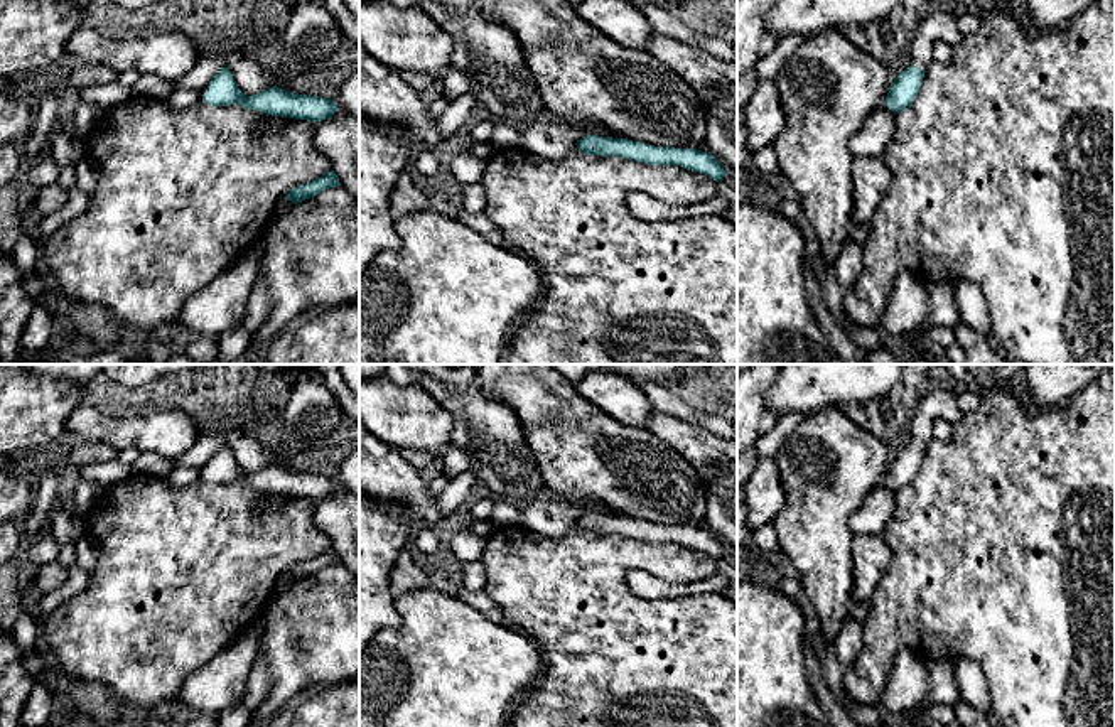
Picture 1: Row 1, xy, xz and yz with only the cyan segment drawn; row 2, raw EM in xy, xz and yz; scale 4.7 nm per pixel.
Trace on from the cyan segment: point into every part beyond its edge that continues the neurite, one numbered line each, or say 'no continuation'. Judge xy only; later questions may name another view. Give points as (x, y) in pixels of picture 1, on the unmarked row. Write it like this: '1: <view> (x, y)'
no continuation

